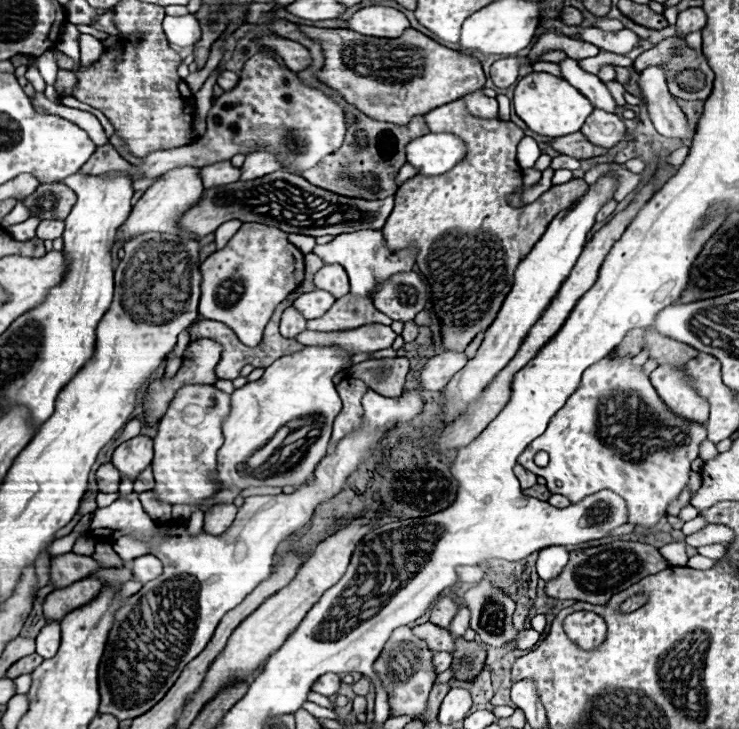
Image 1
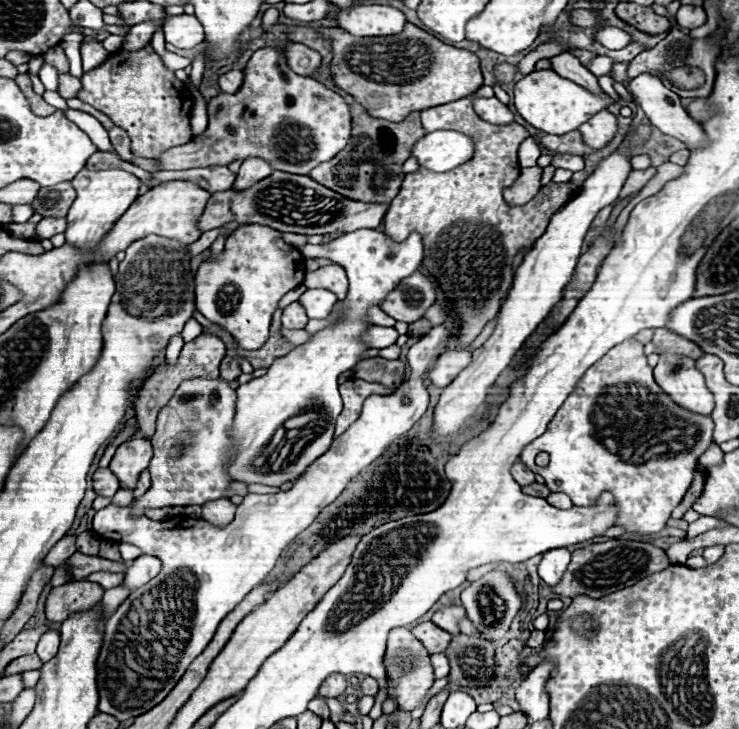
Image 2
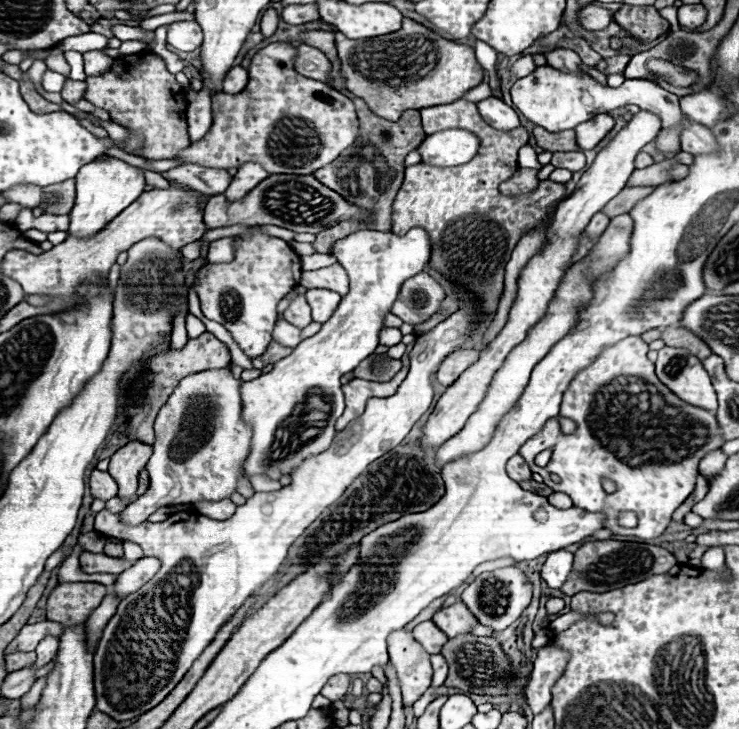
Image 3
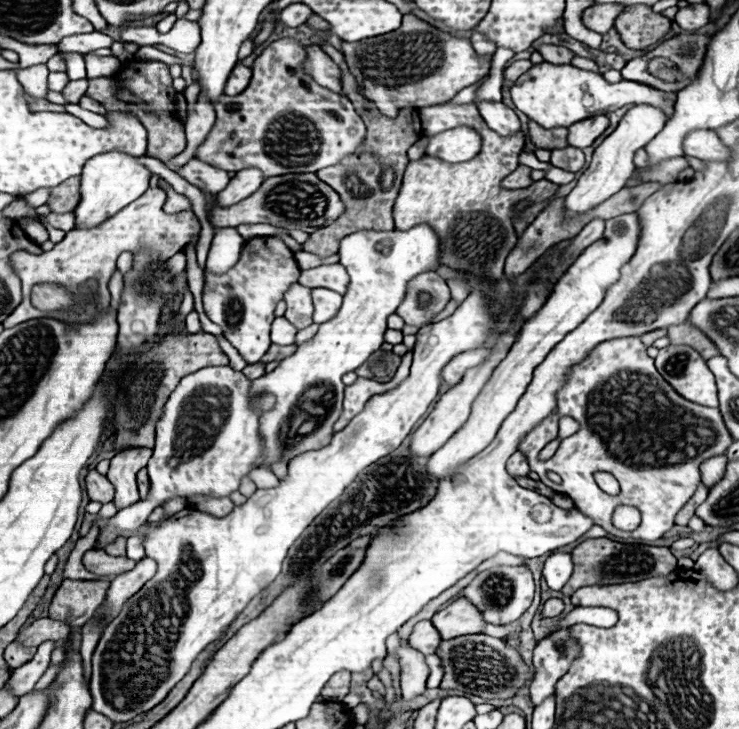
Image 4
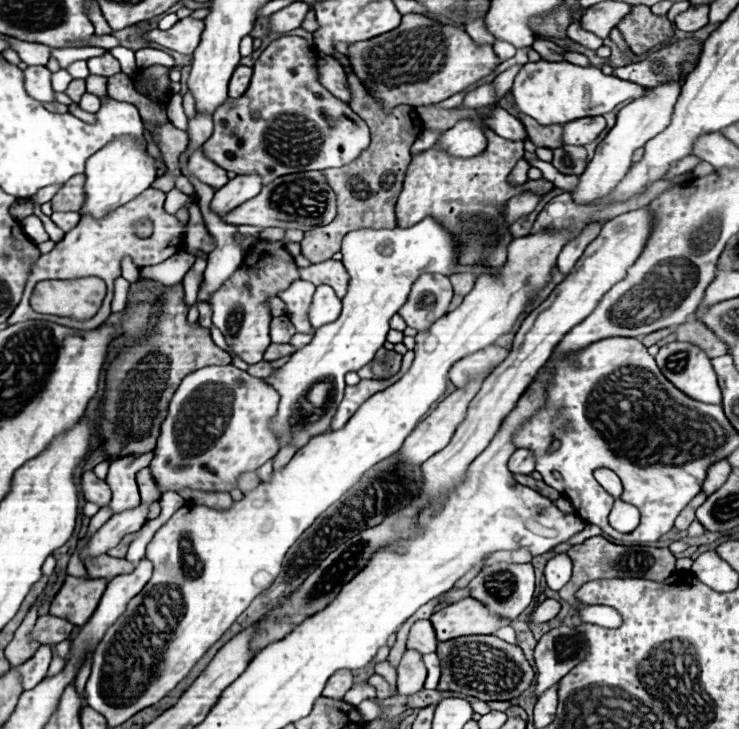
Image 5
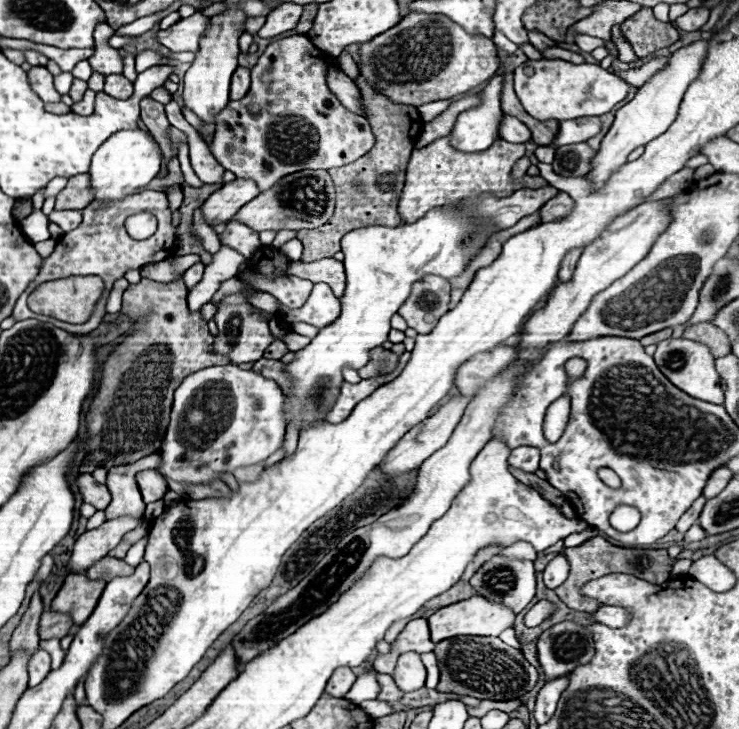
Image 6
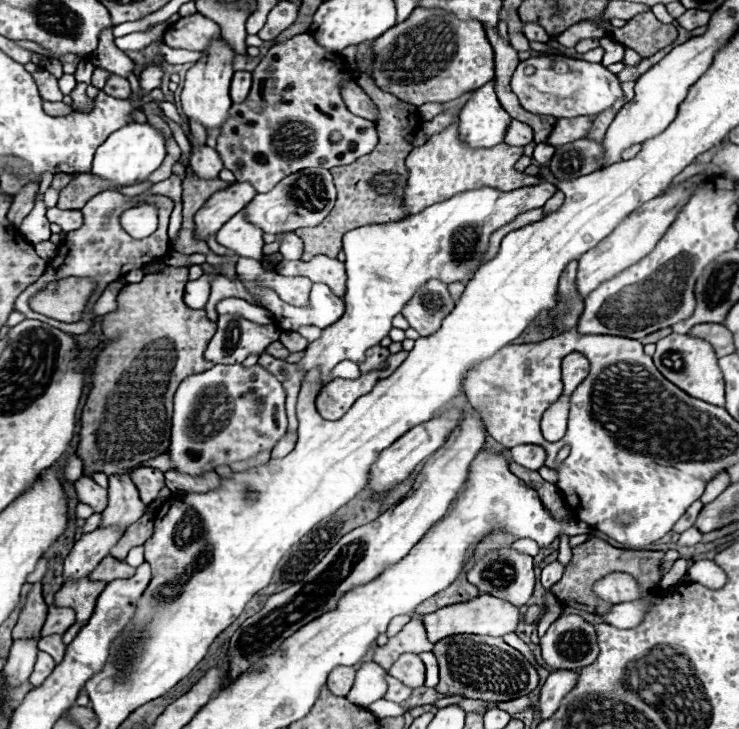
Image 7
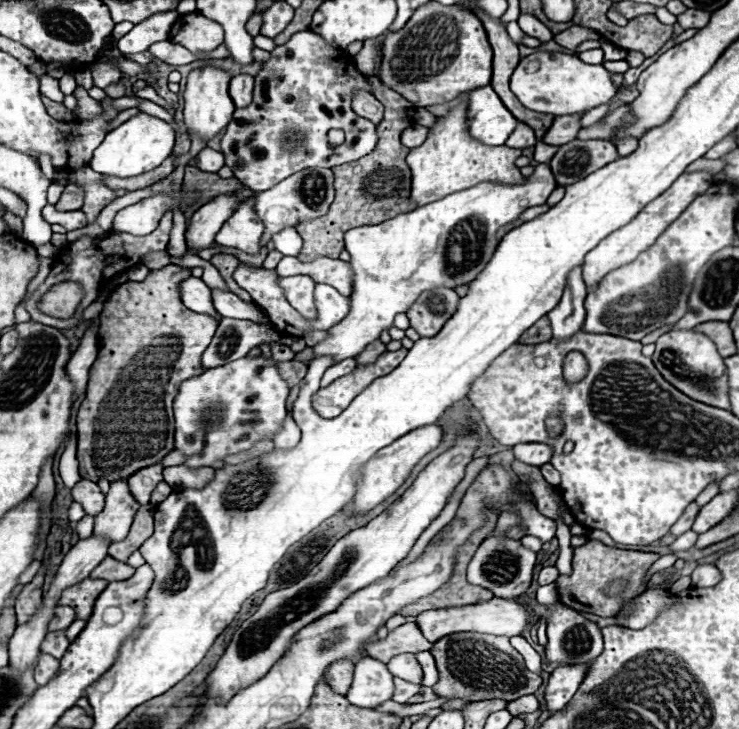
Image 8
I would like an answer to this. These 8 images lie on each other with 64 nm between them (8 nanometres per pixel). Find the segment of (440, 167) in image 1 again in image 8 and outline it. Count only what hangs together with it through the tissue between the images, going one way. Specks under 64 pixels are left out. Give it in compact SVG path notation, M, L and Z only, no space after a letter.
M492 86L470 92L468 128L476 140L490 146L504 144L516 126L518 120L510 114L510 110L506 110L506 106L502 106L502 100L494 94Z

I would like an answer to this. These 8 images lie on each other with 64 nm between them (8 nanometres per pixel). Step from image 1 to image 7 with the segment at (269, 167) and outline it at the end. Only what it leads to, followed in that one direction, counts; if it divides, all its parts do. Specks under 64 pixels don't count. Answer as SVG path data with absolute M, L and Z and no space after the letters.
M234 182L230 188L212 194L208 202L194 214L196 238L206 242L216 234L224 222L228 222L236 212L240 212L258 192L248 182Z

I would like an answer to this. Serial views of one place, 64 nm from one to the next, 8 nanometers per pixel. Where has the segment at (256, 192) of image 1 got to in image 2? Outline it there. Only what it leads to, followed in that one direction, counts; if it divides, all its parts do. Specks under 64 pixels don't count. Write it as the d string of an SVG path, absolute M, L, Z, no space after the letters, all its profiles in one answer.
M272 172L268 178L256 182L248 190L236 192L236 196L234 190L212 194L204 214L198 220L198 228L206 232L212 228L222 228L228 222L238 222L238 224L262 224L280 232L296 232L296 234L326 234L334 230L352 232L358 228L378 228L384 212L386 206L354 202L314 182L310 176Z

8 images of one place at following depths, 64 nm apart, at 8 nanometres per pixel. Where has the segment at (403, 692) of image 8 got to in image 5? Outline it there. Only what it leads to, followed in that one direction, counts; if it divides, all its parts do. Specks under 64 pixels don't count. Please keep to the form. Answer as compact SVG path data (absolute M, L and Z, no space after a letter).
M374 674L374 676L370 676L370 684L378 690L378 700L384 700L384 698L390 698L392 696L392 690L390 690L390 684L382 678L382 676L378 676L378 674Z

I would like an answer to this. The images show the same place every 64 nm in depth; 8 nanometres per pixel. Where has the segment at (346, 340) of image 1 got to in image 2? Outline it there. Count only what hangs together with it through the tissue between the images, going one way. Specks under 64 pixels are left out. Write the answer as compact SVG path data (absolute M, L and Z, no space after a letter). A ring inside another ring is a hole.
M372 326L366 334L366 342L372 346L372 348L388 348L392 344L396 344L398 340L398 332L396 328L386 328L386 326ZM280 328L280 334L282 338L286 338L292 346L298 346L306 340L310 340L310 334L306 330L286 330L286 328Z

